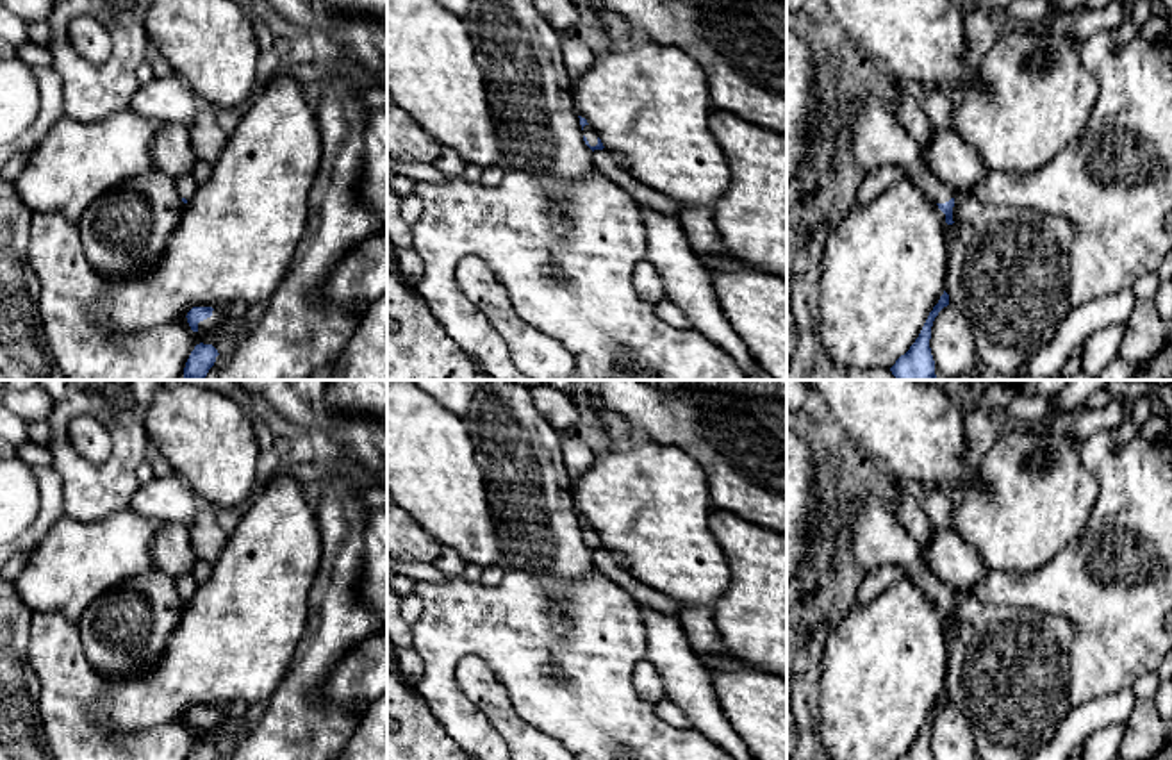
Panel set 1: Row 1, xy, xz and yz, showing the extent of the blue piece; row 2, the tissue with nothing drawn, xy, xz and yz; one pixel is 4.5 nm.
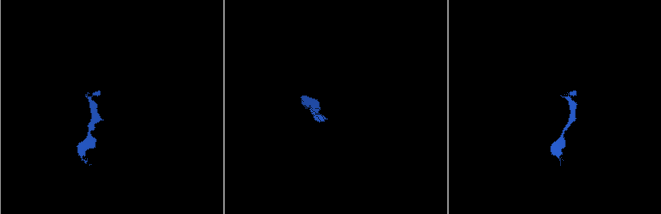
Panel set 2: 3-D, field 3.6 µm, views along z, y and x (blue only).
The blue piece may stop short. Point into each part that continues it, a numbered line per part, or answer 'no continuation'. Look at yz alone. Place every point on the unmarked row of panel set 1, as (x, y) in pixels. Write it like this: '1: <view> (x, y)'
1: yz (876, 537)

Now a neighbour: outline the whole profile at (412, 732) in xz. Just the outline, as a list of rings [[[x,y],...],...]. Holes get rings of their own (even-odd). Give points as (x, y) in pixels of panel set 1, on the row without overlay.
[[[387,671],[387,760],[473,760],[441,726],[412,682]]]

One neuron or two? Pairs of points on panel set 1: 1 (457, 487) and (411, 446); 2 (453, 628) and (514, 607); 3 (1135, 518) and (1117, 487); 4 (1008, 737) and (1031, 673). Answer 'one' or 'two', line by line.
1: one
2: one
3: one
4: one

